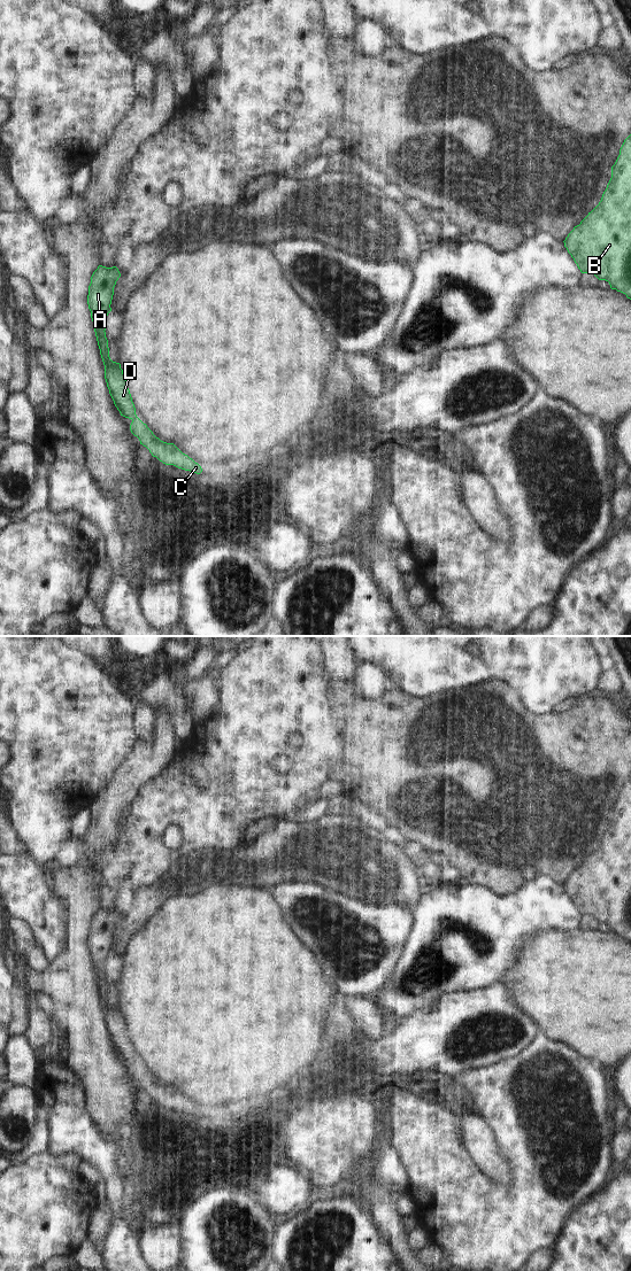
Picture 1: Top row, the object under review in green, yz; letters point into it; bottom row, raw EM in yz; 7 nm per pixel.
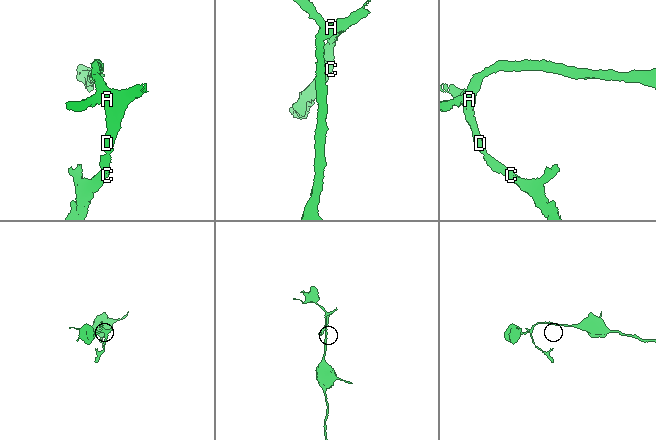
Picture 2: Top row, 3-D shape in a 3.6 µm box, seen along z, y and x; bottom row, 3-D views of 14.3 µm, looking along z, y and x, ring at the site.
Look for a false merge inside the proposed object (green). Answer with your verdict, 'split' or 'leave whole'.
leave whole

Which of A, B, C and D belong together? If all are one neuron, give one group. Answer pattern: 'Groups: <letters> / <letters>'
Groups: A B C D.

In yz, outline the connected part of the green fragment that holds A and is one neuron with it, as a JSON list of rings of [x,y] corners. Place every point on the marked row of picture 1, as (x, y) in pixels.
[[[99,265],[91,277],[87,295],[87,304],[105,365],[105,379],[109,394],[121,416],[132,420],[130,425],[131,433],[139,439],[140,444],[146,447],[153,457],[166,465],[174,465],[200,474],[202,468],[198,463],[183,454],[174,443],[167,443],[156,437],[147,425],[137,417],[121,364],[113,362],[109,357],[108,340],[105,332],[106,321],[108,313],[111,311],[114,287],[120,277],[121,273],[116,266]]]

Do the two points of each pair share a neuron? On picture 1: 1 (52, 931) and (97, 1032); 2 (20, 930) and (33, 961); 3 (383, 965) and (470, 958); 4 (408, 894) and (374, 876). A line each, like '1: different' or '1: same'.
1: different
2: same
3: different
4: same

